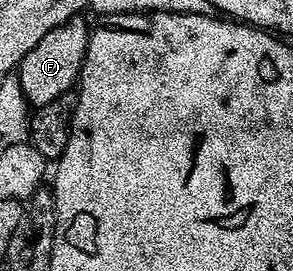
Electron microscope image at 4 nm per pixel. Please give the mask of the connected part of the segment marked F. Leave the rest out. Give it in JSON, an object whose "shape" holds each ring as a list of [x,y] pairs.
{"shape":[[[82,16],[70,17],[65,23],[53,27],[53,31],[46,33],[41,43],[37,43],[33,51],[29,51],[29,55],[20,59],[17,76],[28,106],[38,107],[53,103],[57,95],[72,92],[73,86],[79,80],[79,68],[83,66],[87,50],[89,25],[83,20]]]}

